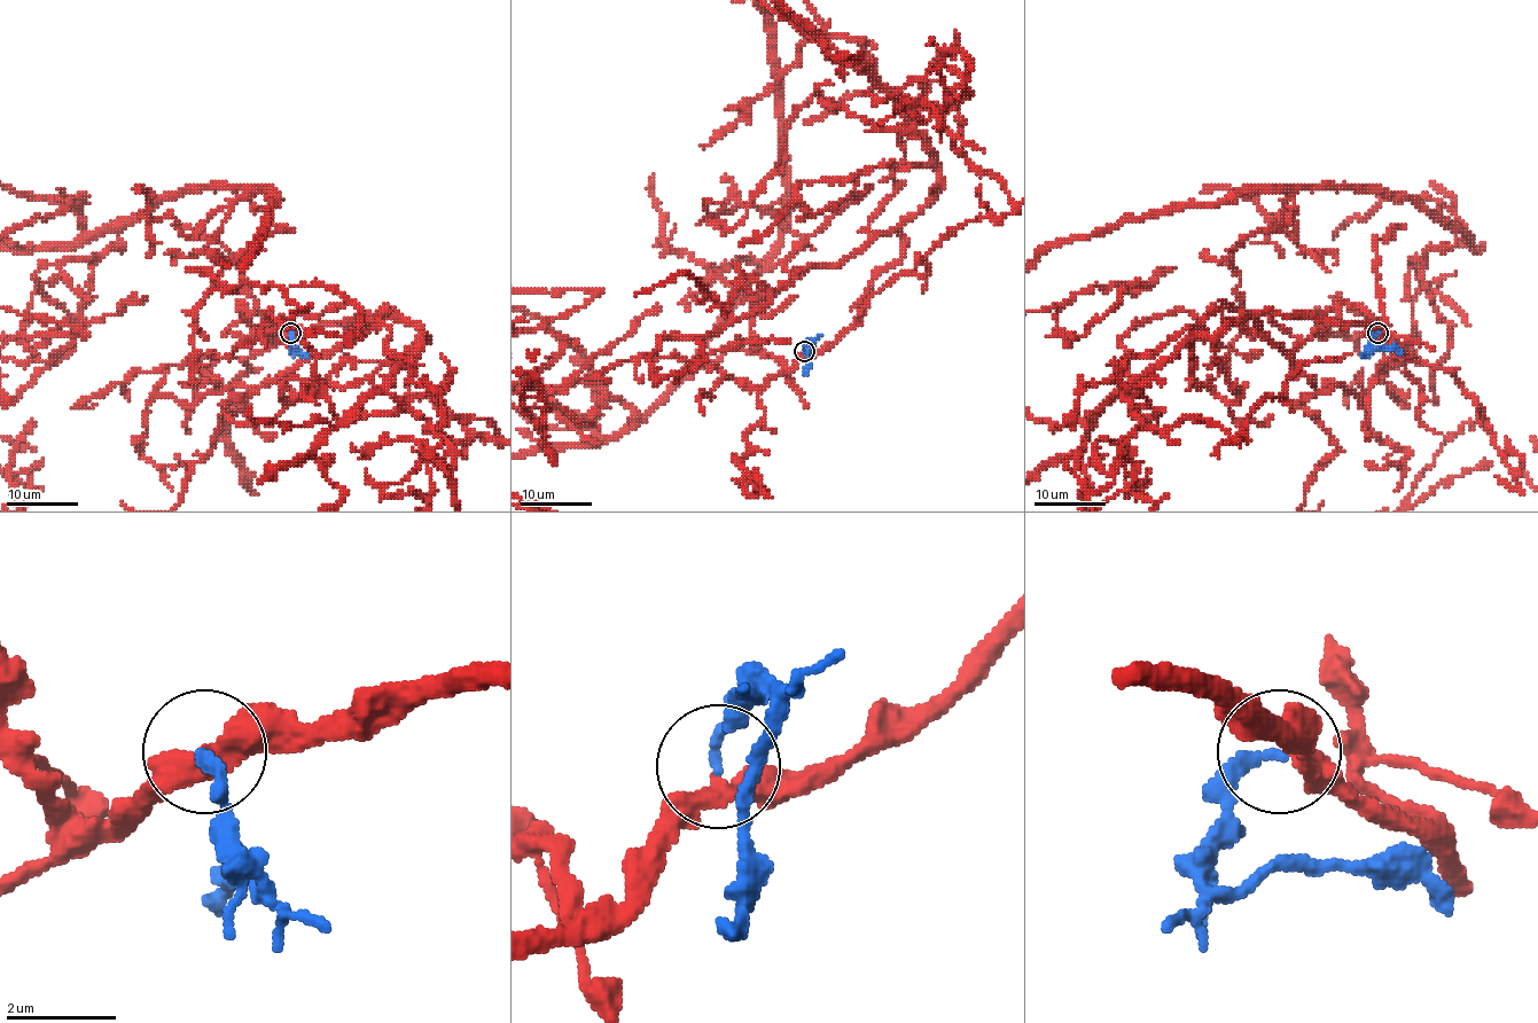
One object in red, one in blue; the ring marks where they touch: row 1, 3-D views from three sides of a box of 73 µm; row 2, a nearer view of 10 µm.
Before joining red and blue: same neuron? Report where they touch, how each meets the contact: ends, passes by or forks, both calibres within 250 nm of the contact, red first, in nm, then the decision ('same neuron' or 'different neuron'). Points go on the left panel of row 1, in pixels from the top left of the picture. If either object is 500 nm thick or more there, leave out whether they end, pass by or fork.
at (290, 333); red passes by; blue ends there; 380 nm thick on the red side, 200 nm on the other; same neuron

